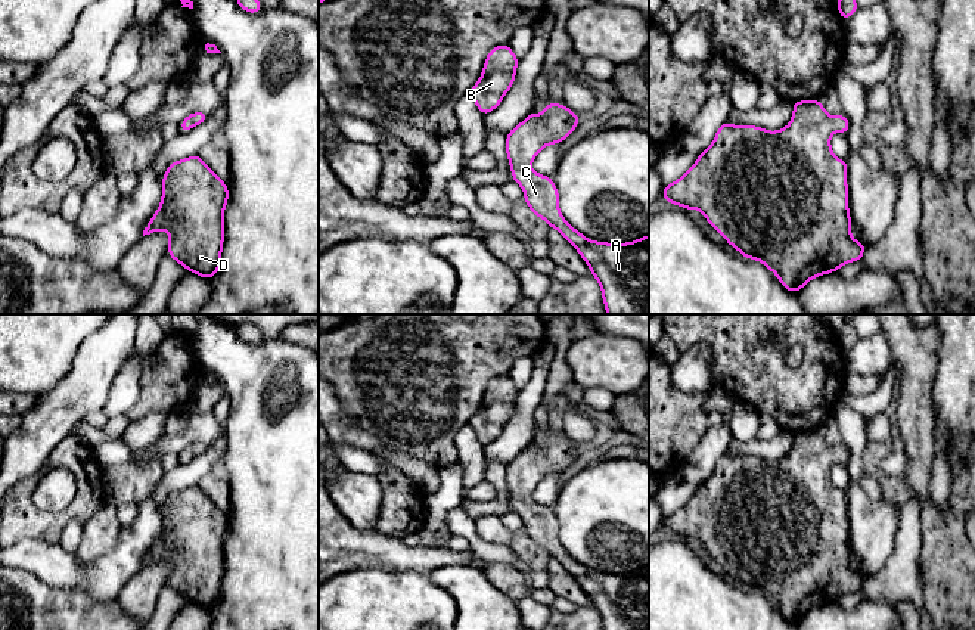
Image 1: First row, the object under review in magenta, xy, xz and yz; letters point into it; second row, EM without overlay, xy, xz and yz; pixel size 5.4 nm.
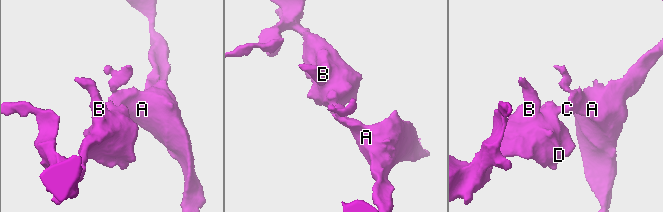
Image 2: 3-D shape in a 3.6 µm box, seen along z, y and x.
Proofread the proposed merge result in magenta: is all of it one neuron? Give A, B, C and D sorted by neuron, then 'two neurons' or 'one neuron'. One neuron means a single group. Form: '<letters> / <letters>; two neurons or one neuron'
A B C D; one neuron

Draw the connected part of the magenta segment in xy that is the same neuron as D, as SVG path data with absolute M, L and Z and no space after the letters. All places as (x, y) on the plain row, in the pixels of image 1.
M199 484L171 493L162 508L162 528L143 561L167 561L168 587L204 609L221 598L227 515Z

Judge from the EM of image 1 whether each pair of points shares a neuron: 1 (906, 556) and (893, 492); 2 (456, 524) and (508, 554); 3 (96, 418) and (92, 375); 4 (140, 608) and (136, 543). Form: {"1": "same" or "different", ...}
{"1": "same", "2": "same", "3": "different", "4": "different"}

